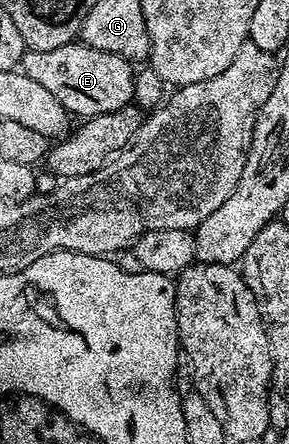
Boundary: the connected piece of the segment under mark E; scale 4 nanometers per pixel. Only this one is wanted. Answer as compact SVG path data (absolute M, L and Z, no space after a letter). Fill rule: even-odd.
M74 42L67 46L59 46L59 50L35 50L26 51L19 65L20 71L27 74L34 82L39 82L50 94L55 94L59 102L74 117L88 118L99 114L111 114L120 108L128 108L133 104L133 78L135 68L128 60L124 60L119 54L111 54L103 50L95 50L91 46L80 42Z

